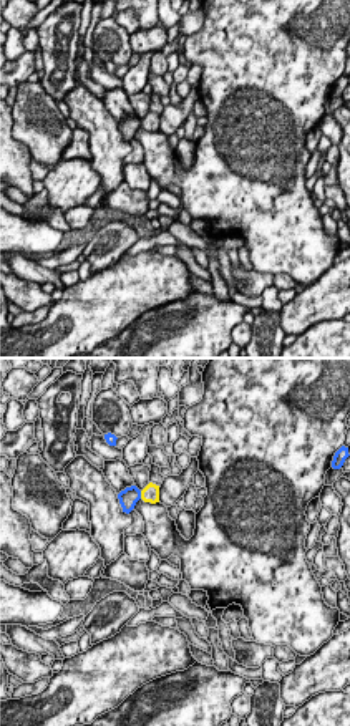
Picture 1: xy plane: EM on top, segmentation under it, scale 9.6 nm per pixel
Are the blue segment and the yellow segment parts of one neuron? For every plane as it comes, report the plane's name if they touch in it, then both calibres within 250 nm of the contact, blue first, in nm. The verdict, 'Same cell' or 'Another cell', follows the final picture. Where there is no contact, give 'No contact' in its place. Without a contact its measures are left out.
Touches blue in xy. Thickness 190 nm (blue) against 160 nm

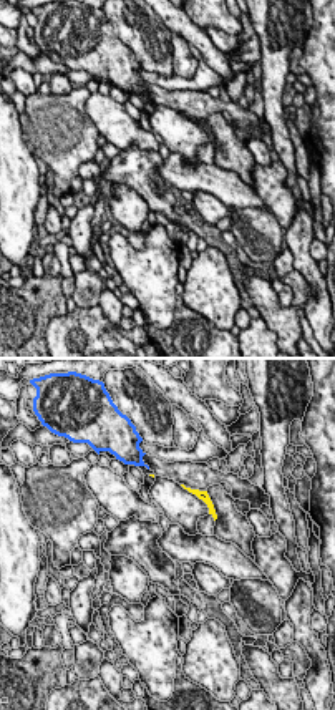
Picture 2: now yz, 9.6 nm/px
No contact

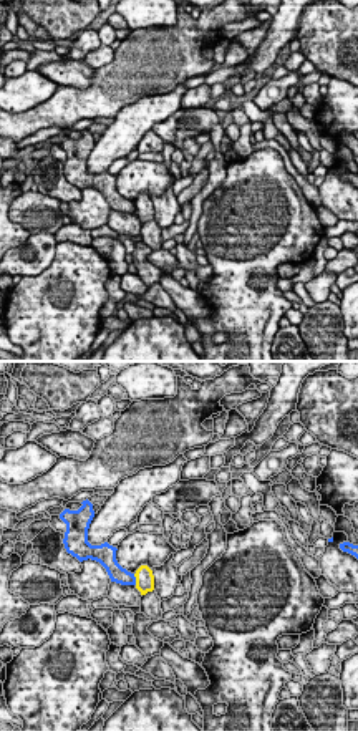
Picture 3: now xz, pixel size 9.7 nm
Touches blue in xz. Thickness 160 nm (blue) against 190 nm

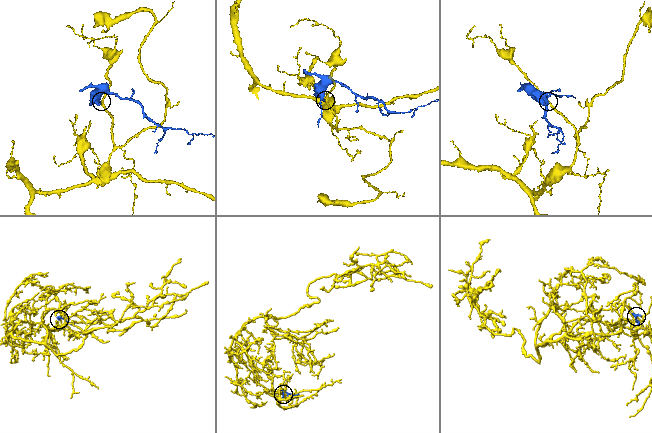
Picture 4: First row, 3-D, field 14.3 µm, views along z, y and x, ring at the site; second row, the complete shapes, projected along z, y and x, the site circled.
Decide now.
Another cell

